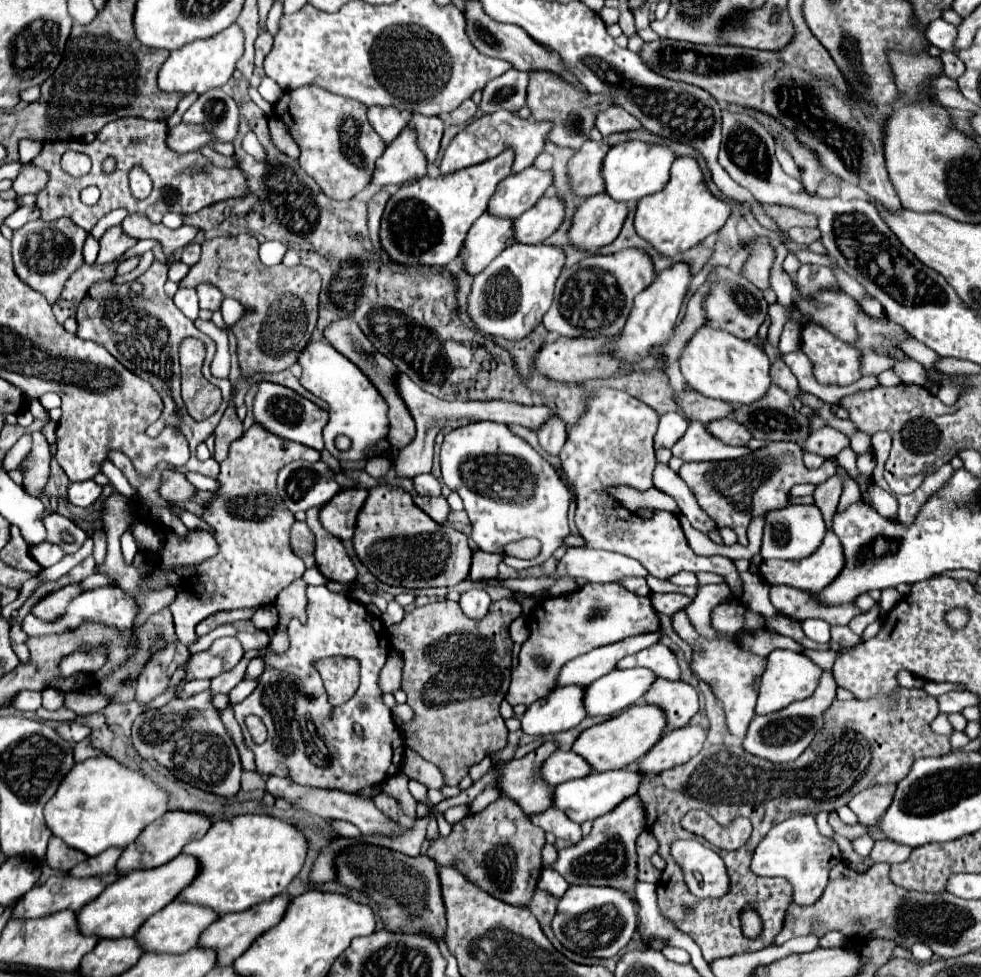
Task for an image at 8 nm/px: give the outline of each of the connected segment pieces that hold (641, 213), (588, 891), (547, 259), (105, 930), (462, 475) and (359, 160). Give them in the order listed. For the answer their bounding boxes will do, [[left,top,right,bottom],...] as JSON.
[[635,158,731,256],[551,886,637,958],[469,244,565,340],[77,854,201,938],[441,422,571,570],[275,84,385,200]]

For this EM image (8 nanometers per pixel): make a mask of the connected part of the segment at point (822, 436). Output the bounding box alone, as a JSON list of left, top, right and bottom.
[803,426,849,458]

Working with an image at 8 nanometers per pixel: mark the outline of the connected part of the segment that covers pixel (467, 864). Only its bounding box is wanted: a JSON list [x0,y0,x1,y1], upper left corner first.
[427,798,545,906]

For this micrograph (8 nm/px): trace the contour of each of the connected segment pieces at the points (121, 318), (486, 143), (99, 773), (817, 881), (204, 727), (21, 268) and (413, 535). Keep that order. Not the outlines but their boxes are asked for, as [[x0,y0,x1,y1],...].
[[77,260,231,478],[441,112,551,174],[45,754,169,856],[751,814,841,906],[133,650,265,798],[11,218,87,304],[353,484,473,588]]

